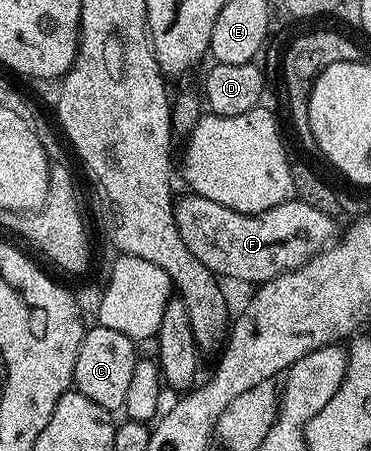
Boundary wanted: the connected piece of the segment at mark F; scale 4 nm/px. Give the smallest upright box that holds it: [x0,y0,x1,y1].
[174,193,336,285]

